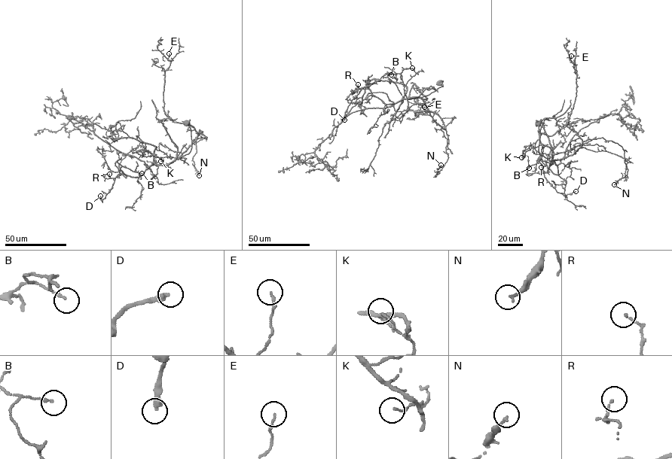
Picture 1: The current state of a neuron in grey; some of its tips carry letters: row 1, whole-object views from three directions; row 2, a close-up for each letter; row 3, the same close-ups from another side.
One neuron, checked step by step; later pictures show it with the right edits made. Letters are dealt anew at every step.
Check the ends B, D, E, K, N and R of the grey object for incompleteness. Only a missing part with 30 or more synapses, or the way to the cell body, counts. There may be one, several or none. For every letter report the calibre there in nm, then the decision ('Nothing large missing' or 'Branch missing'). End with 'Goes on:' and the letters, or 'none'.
B: Thickness 140 nm. Nothing large missing
D: Thickness 320 nm. Nothing large missing
E: Thickness 110 nm. Nothing large missing
K: Thickness 100 nm. Nothing large missing
N: Thickness 160 nm. Nothing large missing
R: Thickness 110 nm. Nothing large missing
Goes on: none

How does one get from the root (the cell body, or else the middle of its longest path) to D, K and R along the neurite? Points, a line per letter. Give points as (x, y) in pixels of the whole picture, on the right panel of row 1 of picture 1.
D: (539, 124), (539, 153), (553, 156), (558, 171), (554, 174), (545, 165), (544, 176), (563, 195), (575, 191)
K: (539, 124), (539, 153), (547, 158), (553, 156), (554, 151), (537, 139), (523, 151), (521, 157)
R: (539, 124), (539, 153), (547, 158), (553, 156), (558, 174), (554, 174), (545, 165), (543, 171), (541, 167)

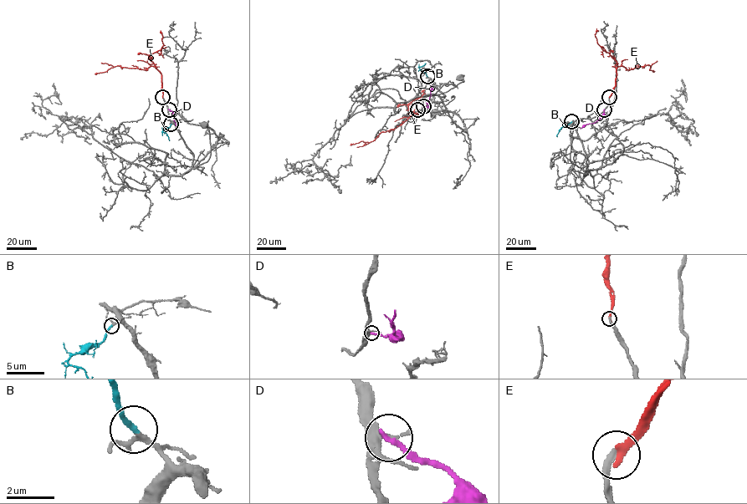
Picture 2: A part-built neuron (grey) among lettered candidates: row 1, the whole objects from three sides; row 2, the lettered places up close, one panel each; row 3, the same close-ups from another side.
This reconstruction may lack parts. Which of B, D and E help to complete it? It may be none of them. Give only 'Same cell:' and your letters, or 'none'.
Same cell: B, E

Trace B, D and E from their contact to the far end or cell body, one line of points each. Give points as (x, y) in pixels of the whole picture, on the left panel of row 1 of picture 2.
B: (171, 124), (162, 131), (169, 140)
D: (169, 109), (173, 112), (176, 129)
E: (162, 97), (161, 73), (154, 66), (144, 69), (117, 65), (94, 73)

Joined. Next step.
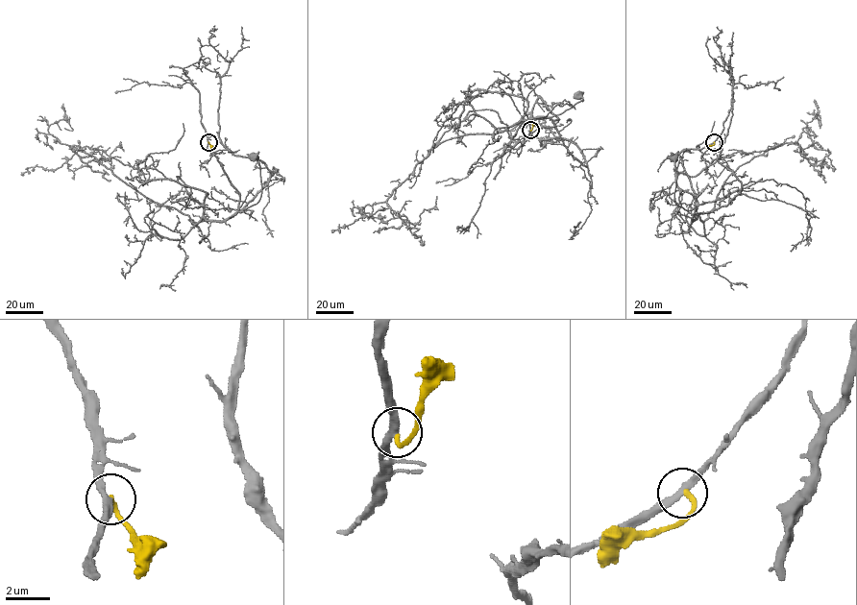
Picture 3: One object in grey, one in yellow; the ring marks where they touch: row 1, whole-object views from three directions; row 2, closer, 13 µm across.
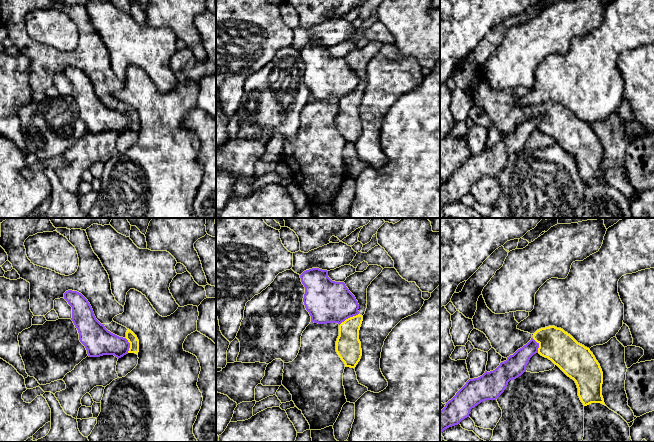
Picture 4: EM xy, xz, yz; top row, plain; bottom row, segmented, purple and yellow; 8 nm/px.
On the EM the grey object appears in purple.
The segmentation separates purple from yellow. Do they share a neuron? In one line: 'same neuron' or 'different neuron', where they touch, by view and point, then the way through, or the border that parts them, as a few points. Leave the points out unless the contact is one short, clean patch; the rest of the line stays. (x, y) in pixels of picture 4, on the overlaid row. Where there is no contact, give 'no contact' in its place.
different neuron; meets purple in xz at (348, 317); border along xz (358, 313), (346, 318), (339, 325)

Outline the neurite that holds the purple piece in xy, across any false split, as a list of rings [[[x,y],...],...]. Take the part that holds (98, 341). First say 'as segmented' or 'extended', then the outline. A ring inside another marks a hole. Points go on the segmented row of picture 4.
as segmented | [[[68,290],[64,299],[72,307],[72,318],[89,357],[114,355],[118,359],[128,354],[130,343],[108,331],[95,317],[88,300],[79,292]]]

